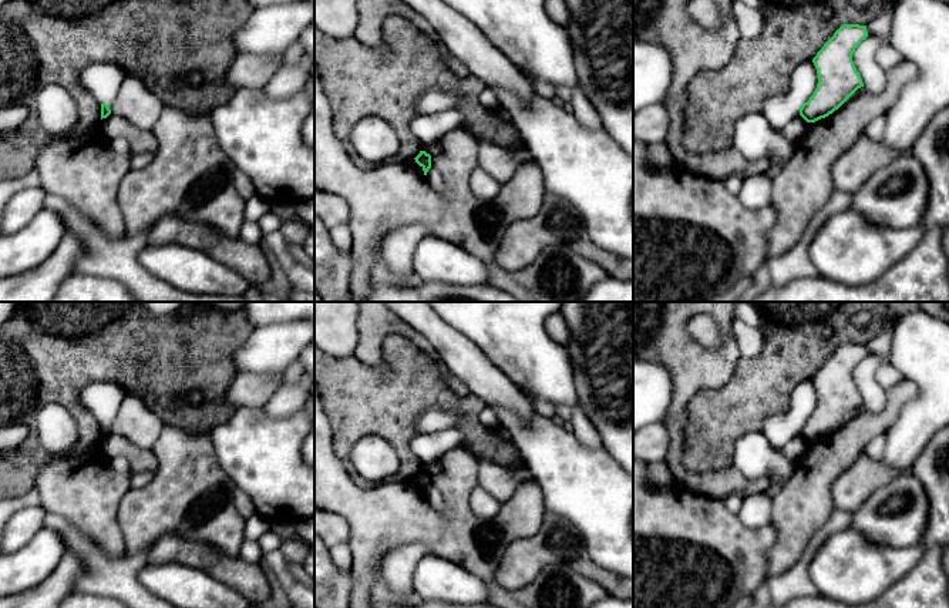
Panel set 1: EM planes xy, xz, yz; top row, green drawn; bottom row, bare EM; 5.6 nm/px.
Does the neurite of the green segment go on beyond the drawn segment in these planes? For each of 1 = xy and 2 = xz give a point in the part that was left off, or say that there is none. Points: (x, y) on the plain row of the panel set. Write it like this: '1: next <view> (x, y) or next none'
1: next none
2: next none

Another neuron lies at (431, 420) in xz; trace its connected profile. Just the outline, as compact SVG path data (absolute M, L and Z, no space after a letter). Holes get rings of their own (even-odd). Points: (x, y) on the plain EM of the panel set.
M428 409L415 417L417 434L455 429L461 423L461 416L452 410Z

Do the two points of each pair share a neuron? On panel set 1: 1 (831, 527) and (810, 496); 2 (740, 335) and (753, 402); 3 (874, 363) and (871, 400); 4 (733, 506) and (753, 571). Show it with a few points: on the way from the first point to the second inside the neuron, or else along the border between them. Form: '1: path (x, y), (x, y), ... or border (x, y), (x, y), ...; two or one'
1: border (834, 507), (806, 546); two
2: border (760, 328), (764, 346), (756, 355), (741, 358); two
3: path (870, 372), (871, 392); one
4: border (723, 500), (736, 514); two

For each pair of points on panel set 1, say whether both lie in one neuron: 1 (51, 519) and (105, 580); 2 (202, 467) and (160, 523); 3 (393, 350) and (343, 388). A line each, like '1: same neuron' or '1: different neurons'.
1: same neuron
2: same neuron
3: same neuron

